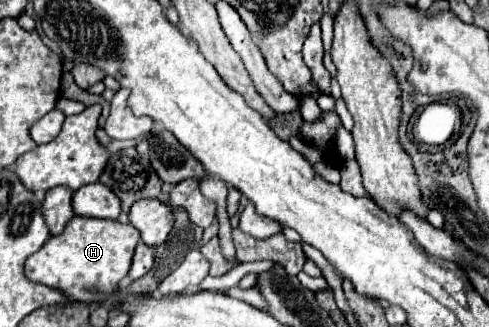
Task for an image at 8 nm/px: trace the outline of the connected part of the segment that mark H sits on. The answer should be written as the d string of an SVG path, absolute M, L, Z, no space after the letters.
M74 215L60 235L50 237L40 251L28 257L26 277L34 283L60 289L64 295L70 295L70 301L96 305L110 297L128 275L138 241L140 233L130 223Z

